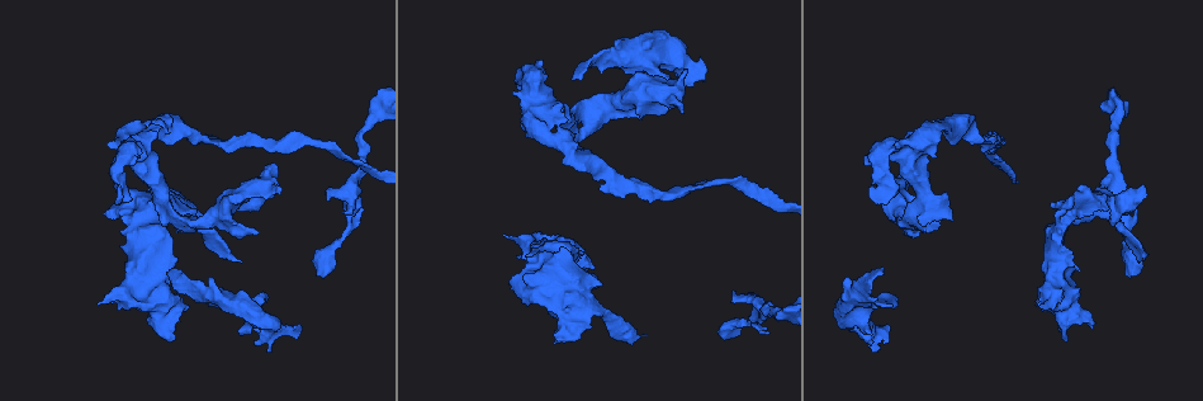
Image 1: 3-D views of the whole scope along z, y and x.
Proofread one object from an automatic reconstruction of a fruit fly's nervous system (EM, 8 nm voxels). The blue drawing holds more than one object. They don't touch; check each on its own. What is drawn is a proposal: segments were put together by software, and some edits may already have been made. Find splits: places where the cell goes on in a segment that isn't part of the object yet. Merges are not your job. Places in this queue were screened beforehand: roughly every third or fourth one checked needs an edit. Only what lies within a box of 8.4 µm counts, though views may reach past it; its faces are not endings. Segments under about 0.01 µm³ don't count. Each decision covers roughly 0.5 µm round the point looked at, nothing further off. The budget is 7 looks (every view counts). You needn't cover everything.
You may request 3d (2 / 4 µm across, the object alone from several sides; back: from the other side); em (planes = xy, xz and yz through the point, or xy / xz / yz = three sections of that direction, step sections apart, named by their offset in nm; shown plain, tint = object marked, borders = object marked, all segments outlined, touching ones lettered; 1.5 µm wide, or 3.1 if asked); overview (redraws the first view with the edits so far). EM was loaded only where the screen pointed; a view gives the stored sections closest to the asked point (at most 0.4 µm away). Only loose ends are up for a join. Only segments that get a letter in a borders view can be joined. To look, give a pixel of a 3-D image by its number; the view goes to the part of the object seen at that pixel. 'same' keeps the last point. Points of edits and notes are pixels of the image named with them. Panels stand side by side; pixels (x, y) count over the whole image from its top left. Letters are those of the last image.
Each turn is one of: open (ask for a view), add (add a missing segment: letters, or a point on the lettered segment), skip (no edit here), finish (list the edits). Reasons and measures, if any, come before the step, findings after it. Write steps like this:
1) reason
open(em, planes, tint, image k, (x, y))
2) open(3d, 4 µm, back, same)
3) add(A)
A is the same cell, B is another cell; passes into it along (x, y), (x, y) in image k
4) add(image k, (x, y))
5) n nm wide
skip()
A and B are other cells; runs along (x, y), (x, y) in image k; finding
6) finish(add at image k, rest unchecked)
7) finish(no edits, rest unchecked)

an open end
open(3d, 2 µm, image 1, (725, 326))

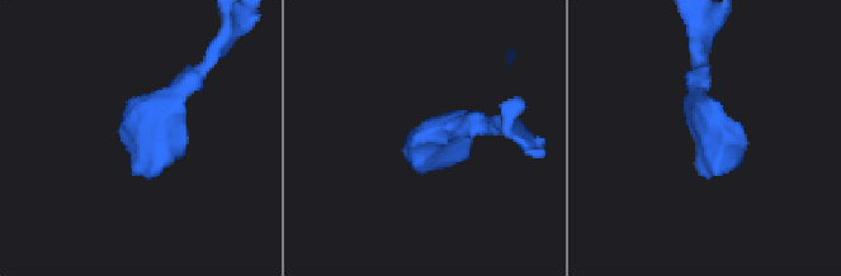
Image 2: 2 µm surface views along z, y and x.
now the EM
open(em, planes, borders, image 2, (716, 174))

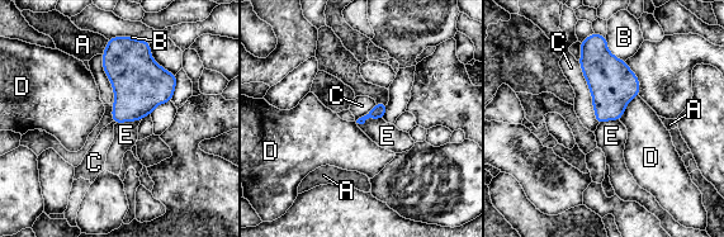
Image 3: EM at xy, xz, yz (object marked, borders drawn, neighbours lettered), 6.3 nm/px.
C touches over 420 nm
skip()
A, B, C, D and E are other cells; border along (382, 118), (356, 123) in image 3; no lettered segment goes on from it

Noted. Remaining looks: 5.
free end
open(3d, 2 µm, image 1, (195, 212))

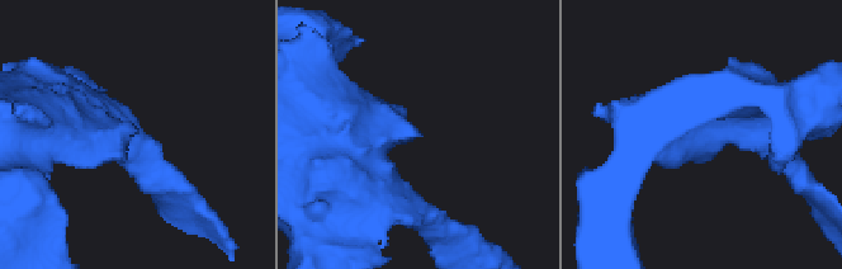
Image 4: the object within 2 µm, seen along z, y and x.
now the EM
open(em, planes, tint, image 4, (704, 135))

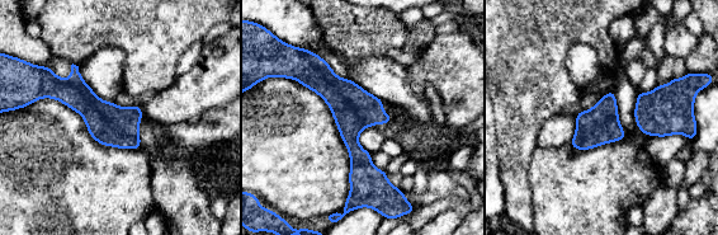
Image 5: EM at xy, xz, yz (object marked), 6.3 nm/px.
open(em, planes, borders, same)

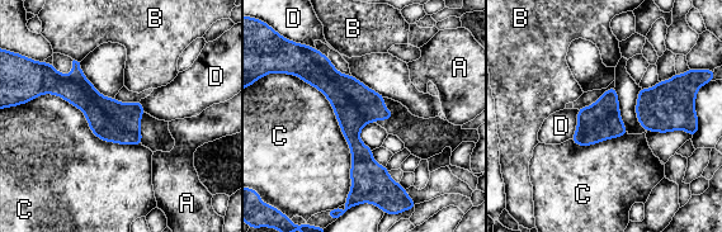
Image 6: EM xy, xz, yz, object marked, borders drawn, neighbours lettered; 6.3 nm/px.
240 nm wide
skip()
A, B, C and D are other cells; runs along (316, 56), (352, 103), (358, 190) in image 6; no lettered segment goes on from it

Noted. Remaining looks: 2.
branch stops here
open(em, planes, borders, image 1, (868, 190))

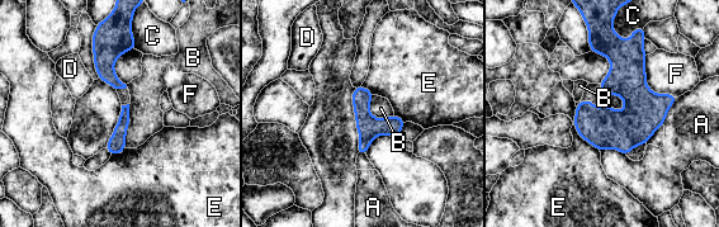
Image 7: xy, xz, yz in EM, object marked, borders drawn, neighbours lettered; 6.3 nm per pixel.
skip()
A, B, C, D, E and F are other cells; runs along (126, 108), (124, 122), (113, 151) in image 7; none of them fits

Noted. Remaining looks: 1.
finish(no edits, rest unchecked)

